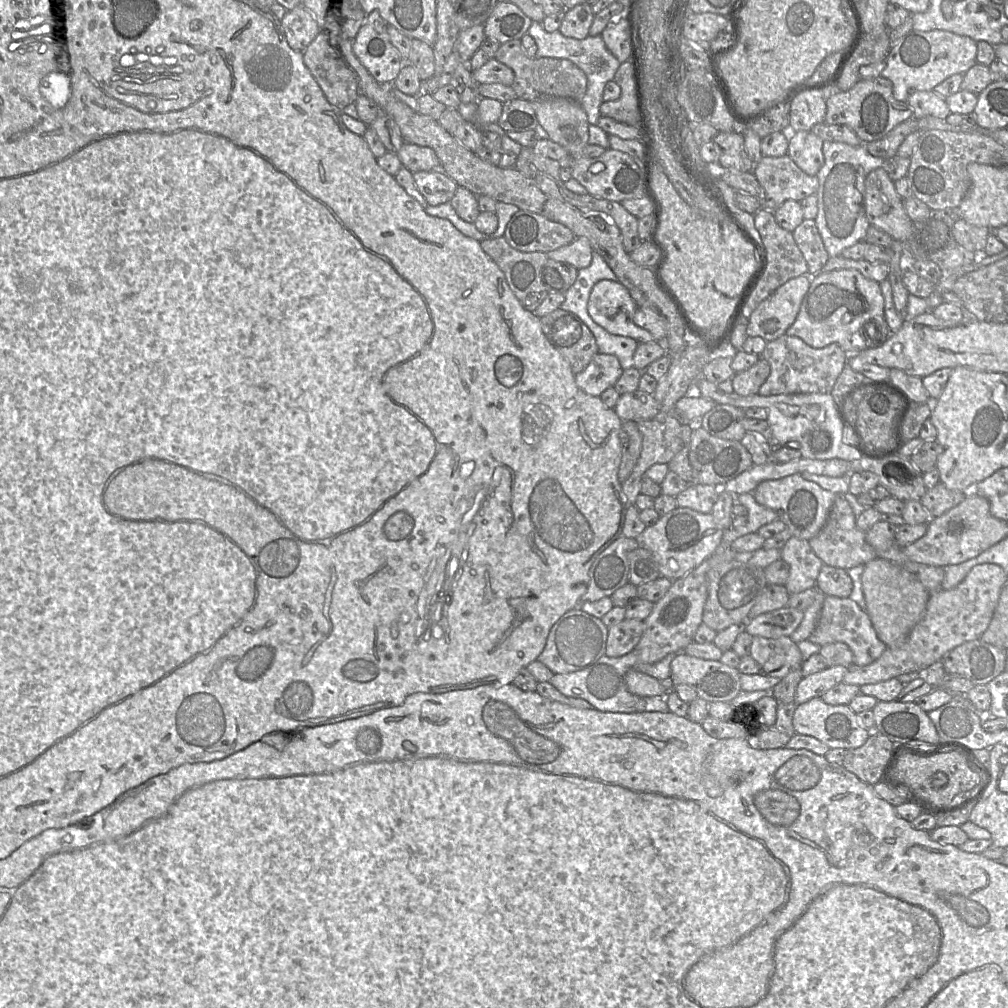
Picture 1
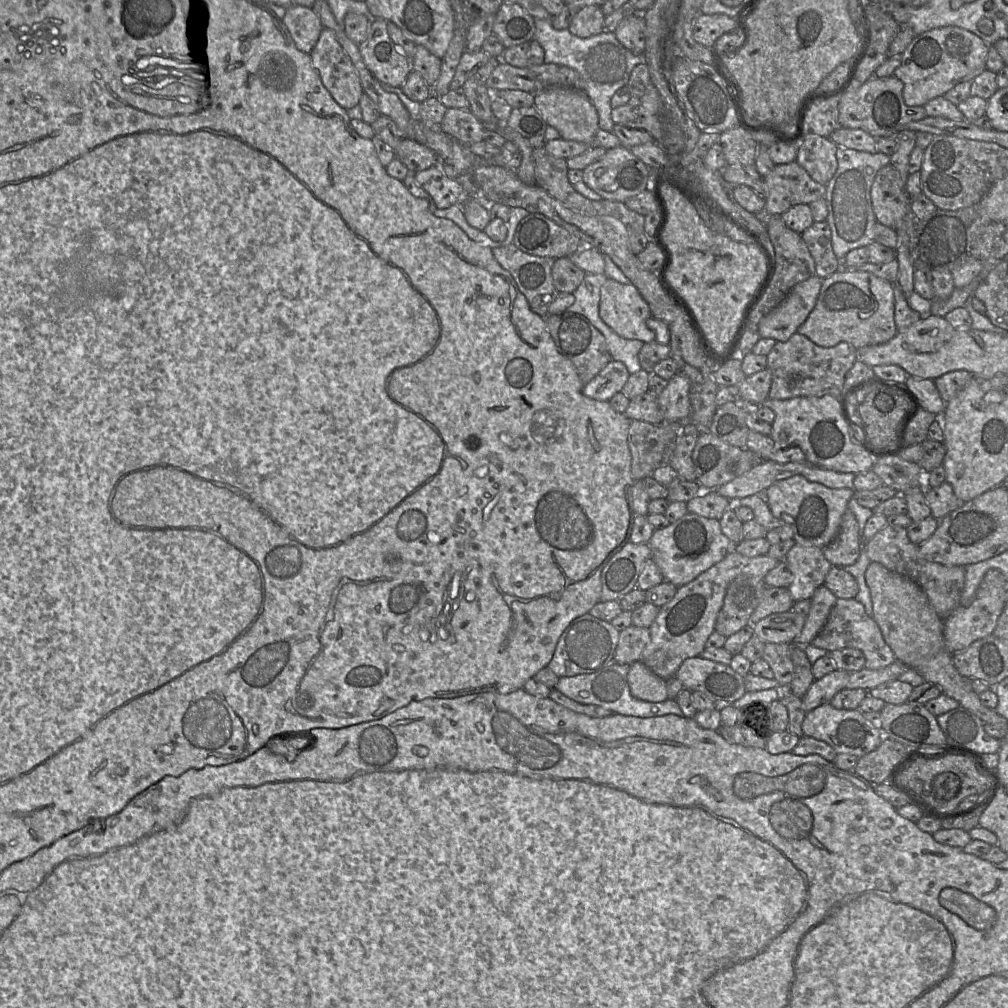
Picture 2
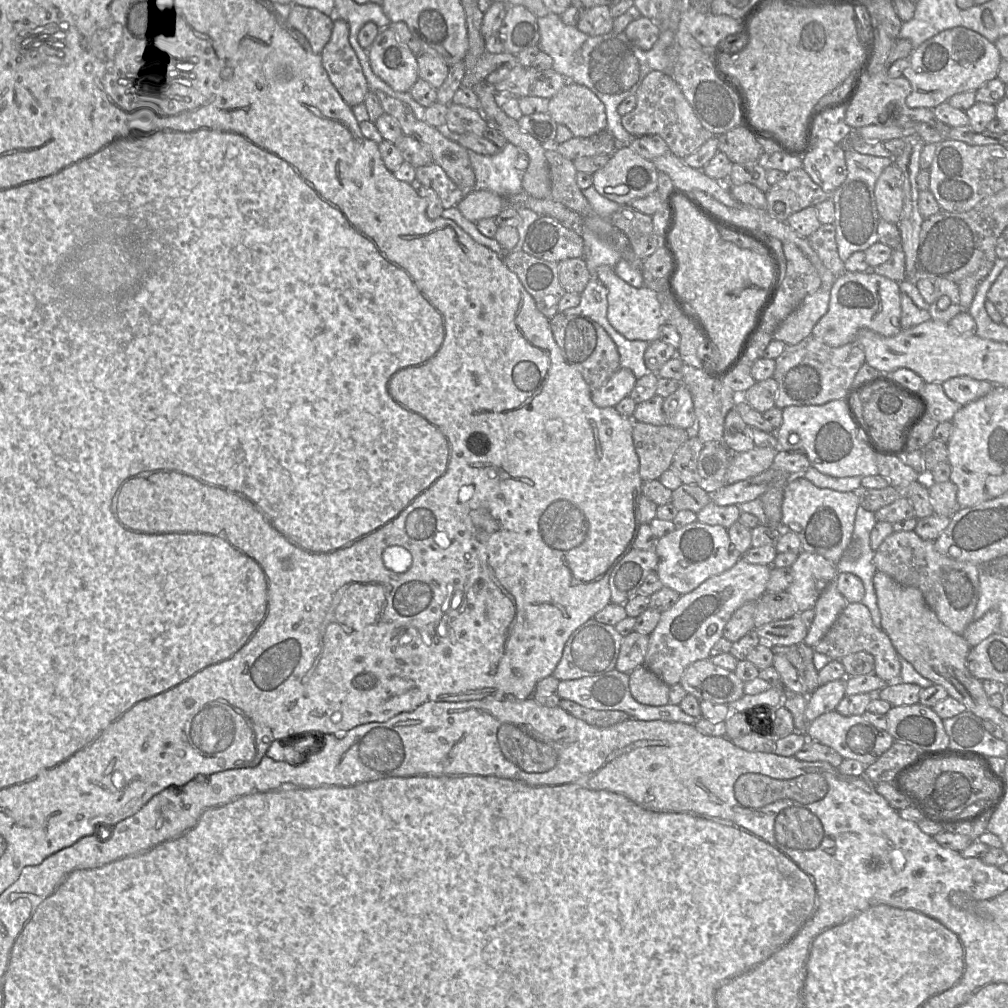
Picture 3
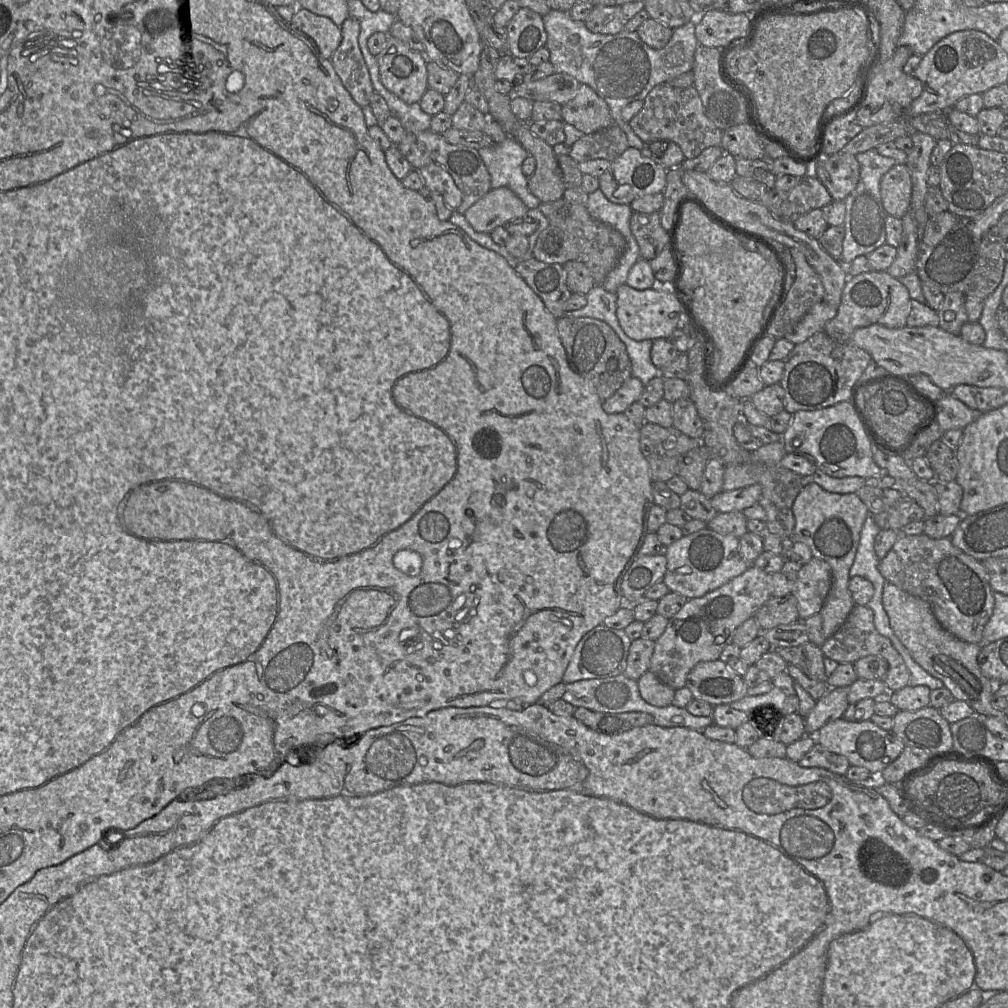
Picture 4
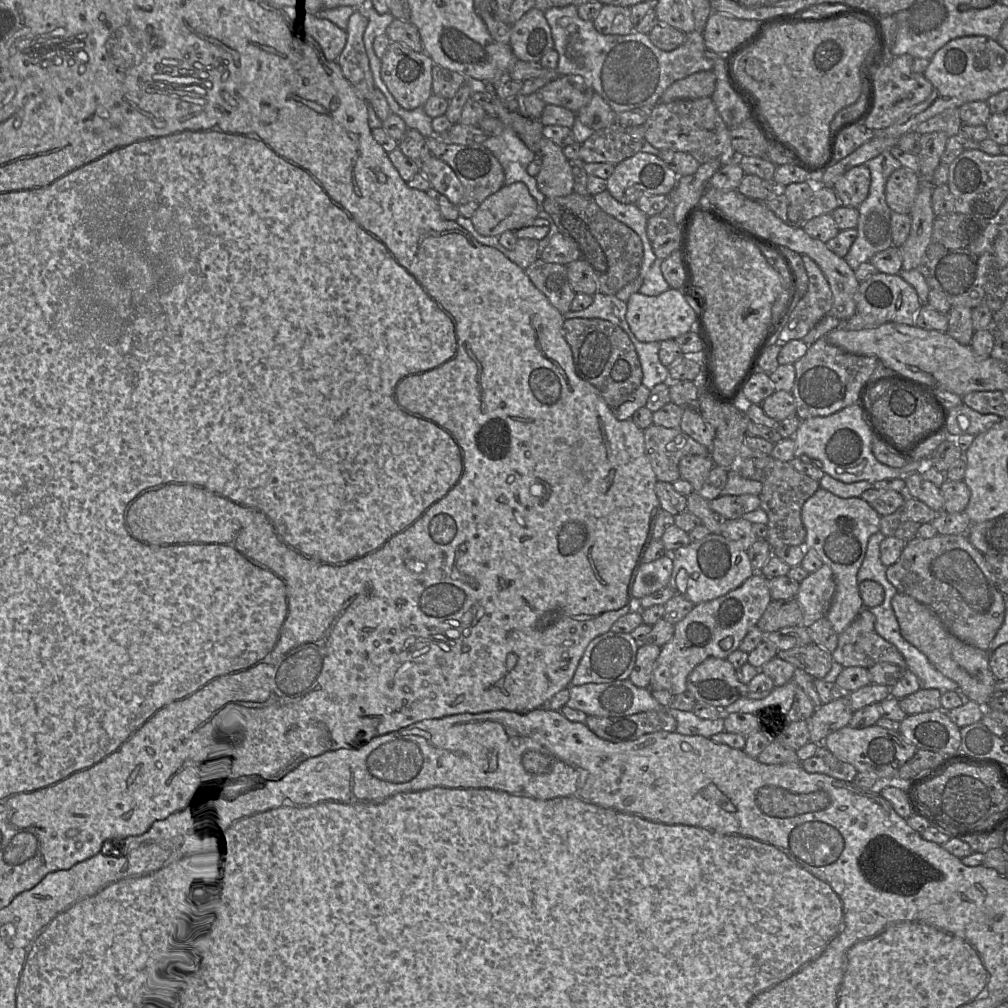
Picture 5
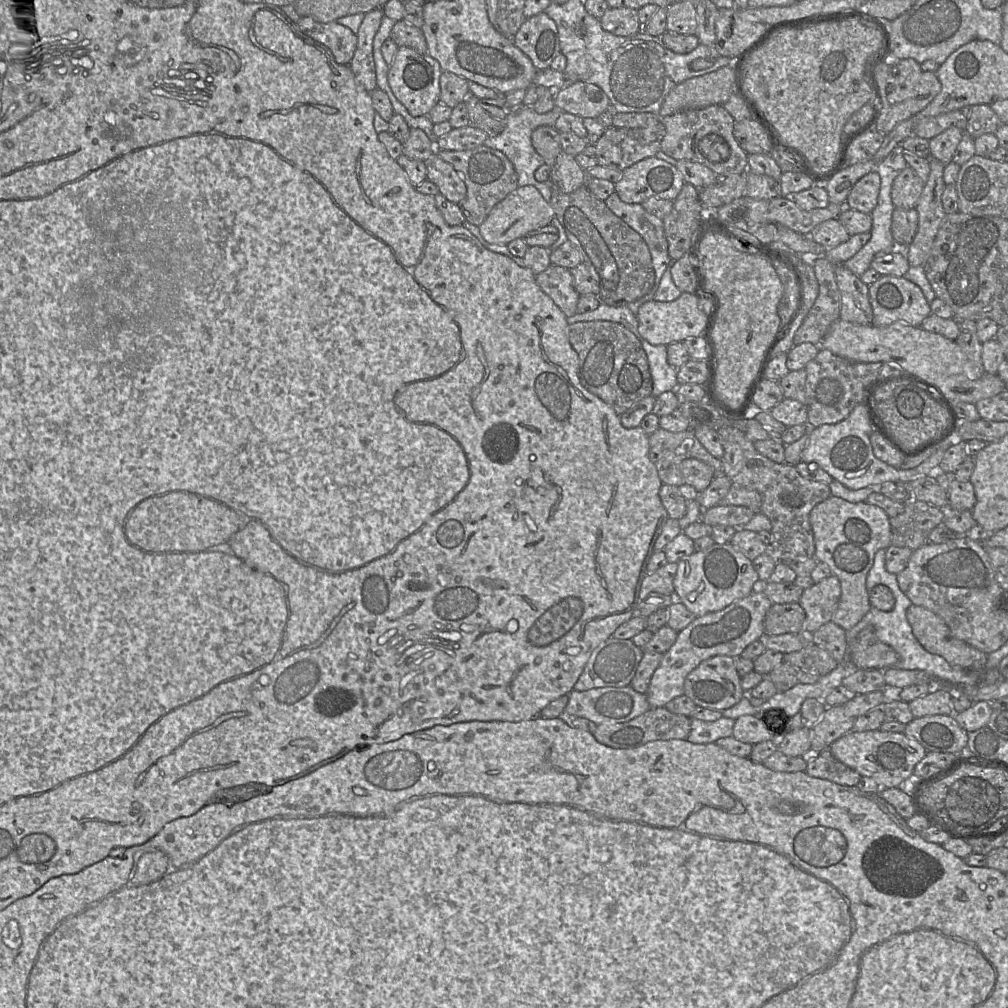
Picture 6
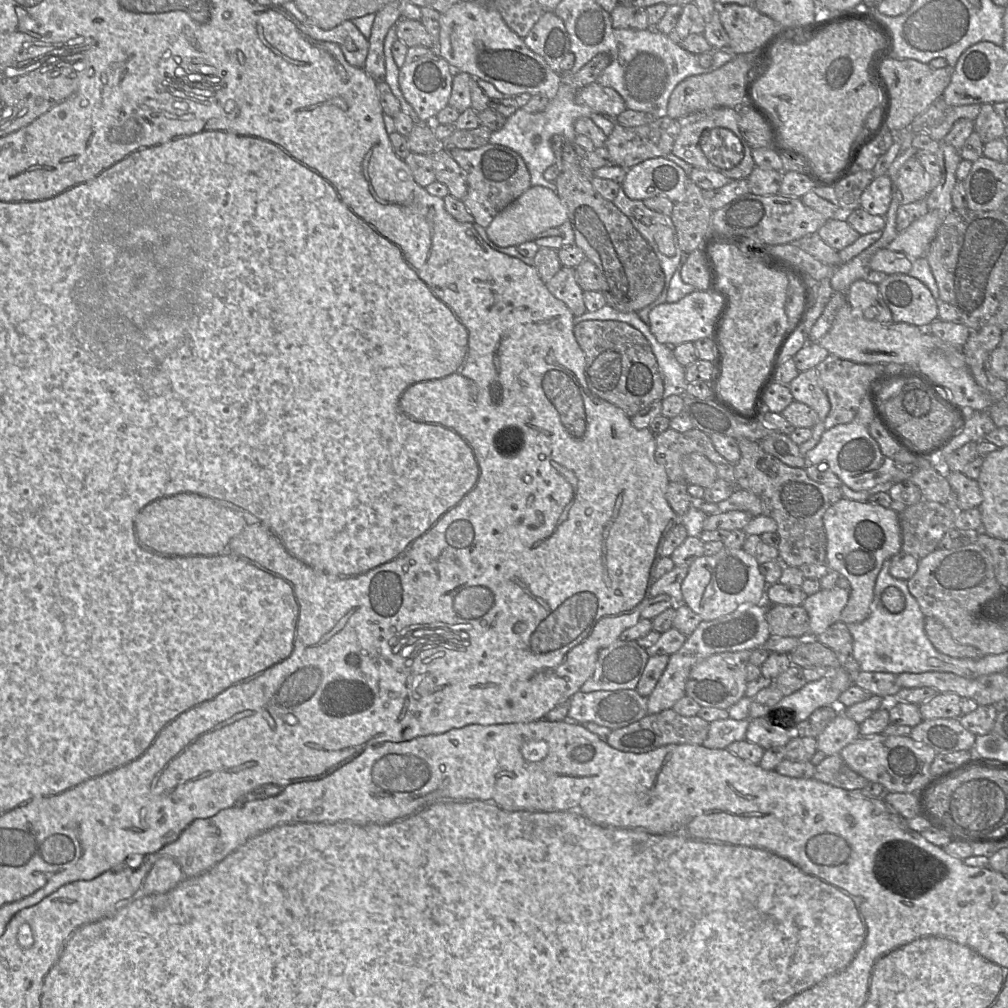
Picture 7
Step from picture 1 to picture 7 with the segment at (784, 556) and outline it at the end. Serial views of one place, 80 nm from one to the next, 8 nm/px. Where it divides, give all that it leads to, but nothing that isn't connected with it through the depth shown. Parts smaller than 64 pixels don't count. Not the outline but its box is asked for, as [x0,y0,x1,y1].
[800,586,849,643]

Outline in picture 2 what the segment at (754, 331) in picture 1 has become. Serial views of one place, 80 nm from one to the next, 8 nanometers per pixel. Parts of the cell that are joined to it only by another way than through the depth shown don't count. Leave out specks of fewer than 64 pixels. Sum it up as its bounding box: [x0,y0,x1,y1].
[759,275,822,342]

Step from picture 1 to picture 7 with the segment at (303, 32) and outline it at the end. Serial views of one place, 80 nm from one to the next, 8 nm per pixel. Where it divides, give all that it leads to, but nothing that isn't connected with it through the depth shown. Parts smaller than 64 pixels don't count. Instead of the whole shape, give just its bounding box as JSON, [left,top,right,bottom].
[304,19,369,69]

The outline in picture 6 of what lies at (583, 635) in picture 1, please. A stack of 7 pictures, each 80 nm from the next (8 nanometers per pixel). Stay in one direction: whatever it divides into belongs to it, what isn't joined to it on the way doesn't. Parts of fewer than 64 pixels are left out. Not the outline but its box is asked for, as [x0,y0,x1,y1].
[574,638,643,689]

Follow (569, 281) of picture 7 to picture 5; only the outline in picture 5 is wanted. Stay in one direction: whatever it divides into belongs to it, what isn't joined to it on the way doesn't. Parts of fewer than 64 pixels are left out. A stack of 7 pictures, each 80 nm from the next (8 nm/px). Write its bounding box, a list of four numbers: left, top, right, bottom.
[524,259,576,315]

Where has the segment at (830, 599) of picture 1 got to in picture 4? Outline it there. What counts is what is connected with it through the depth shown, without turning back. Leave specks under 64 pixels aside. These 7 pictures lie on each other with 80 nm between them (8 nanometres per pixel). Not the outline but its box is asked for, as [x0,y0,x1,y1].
[820,605,910,692]

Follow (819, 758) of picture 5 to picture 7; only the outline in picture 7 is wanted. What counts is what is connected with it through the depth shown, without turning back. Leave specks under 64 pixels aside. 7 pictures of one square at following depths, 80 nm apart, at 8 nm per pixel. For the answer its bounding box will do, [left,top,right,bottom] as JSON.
[813,755,868,790]

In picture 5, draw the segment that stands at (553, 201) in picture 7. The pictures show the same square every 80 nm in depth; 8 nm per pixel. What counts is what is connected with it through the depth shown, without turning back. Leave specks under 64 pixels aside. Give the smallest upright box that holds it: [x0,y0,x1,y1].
[471,182,541,237]

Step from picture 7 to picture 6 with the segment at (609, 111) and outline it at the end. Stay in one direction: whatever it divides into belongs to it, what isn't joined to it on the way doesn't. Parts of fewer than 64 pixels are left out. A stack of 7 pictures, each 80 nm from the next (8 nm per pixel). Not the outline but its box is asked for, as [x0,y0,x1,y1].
[554,81,612,118]

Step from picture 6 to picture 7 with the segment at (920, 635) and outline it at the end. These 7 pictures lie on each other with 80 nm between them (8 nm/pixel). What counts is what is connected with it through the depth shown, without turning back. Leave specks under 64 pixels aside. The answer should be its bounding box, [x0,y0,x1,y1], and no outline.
[924,617,983,659]

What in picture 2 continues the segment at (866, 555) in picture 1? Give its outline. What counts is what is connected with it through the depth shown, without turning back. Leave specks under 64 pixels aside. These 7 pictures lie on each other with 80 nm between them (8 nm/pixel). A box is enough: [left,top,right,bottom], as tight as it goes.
[822,509,862,567]

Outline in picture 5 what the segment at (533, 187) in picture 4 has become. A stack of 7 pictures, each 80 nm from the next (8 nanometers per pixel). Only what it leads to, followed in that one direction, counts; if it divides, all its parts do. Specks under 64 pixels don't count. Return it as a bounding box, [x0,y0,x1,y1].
[536,140,574,198]

